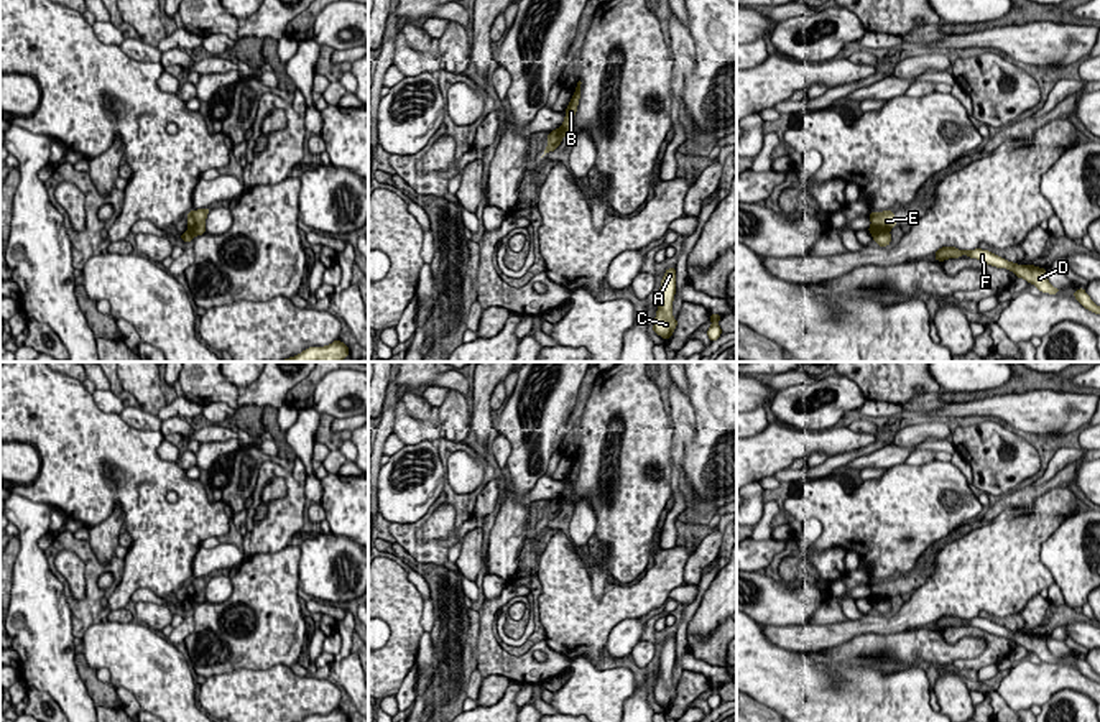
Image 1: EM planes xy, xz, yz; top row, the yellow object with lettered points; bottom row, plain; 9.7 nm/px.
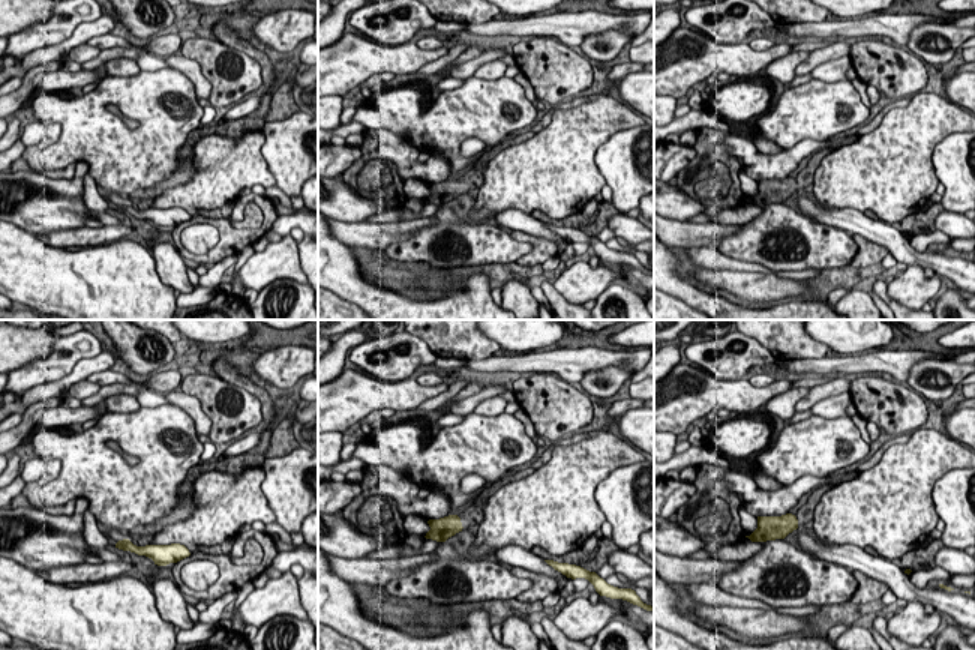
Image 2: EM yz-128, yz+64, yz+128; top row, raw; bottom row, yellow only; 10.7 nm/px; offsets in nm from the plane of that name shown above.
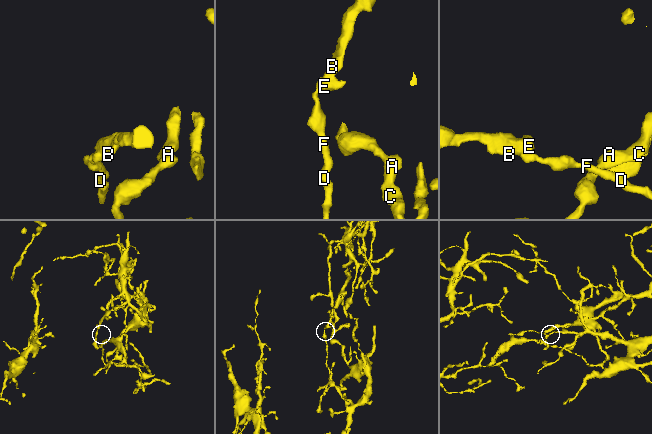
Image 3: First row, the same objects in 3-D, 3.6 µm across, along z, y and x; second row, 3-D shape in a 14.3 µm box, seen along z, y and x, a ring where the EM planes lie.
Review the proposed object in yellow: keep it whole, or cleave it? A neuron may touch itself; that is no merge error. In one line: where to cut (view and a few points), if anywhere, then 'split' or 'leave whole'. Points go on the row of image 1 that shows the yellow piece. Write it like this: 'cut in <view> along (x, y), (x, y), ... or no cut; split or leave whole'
cut in yz along (888, 229), (872, 234); split

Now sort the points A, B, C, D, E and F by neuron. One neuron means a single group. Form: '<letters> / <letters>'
A C D F / B E

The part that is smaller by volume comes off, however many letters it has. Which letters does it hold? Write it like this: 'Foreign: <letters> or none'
Foreign: B, E

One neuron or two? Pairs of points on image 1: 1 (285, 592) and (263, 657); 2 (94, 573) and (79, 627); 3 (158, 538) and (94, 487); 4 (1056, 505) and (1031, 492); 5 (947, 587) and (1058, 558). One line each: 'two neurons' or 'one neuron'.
1: one neuron
2: one neuron
3: one neuron
4: two neurons
5: two neurons

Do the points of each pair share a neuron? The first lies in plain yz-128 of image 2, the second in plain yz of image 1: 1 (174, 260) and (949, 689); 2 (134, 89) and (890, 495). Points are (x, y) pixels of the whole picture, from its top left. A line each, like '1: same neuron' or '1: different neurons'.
1: same neuron
2: same neuron

